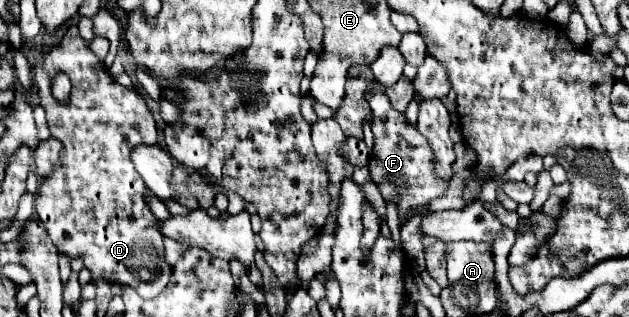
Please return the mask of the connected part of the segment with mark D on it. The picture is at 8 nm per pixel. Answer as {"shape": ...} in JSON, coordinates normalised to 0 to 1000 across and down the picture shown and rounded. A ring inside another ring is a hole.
{"shape":[[[119,79],[107,91],[94,142],[65,148],[49,224],[56,293],[65,338],[75,350],[81,426],[103,464],[94,508],[97,521],[91,521],[91,533],[68,571],[56,628],[56,666],[68,697],[81,760],[97,804],[110,817],[129,817],[132,836],[145,855],[148,893],[161,874],[170,886],[186,886],[192,899],[208,899],[227,943],[250,937],[269,893],[272,842],[259,811],[259,735],[253,735],[256,697],[240,672],[237,640],[231,634],[234,584],[211,533],[215,521],[208,521],[208,470],[215,470],[215,457],[250,451],[250,388],[234,344],[231,312],[211,281],[202,281],[176,249],[151,167],[145,167],[145,155],[135,142]],[[91,224],[107,230],[116,268],[107,319],[91,319],[81,300],[81,243]]]}

